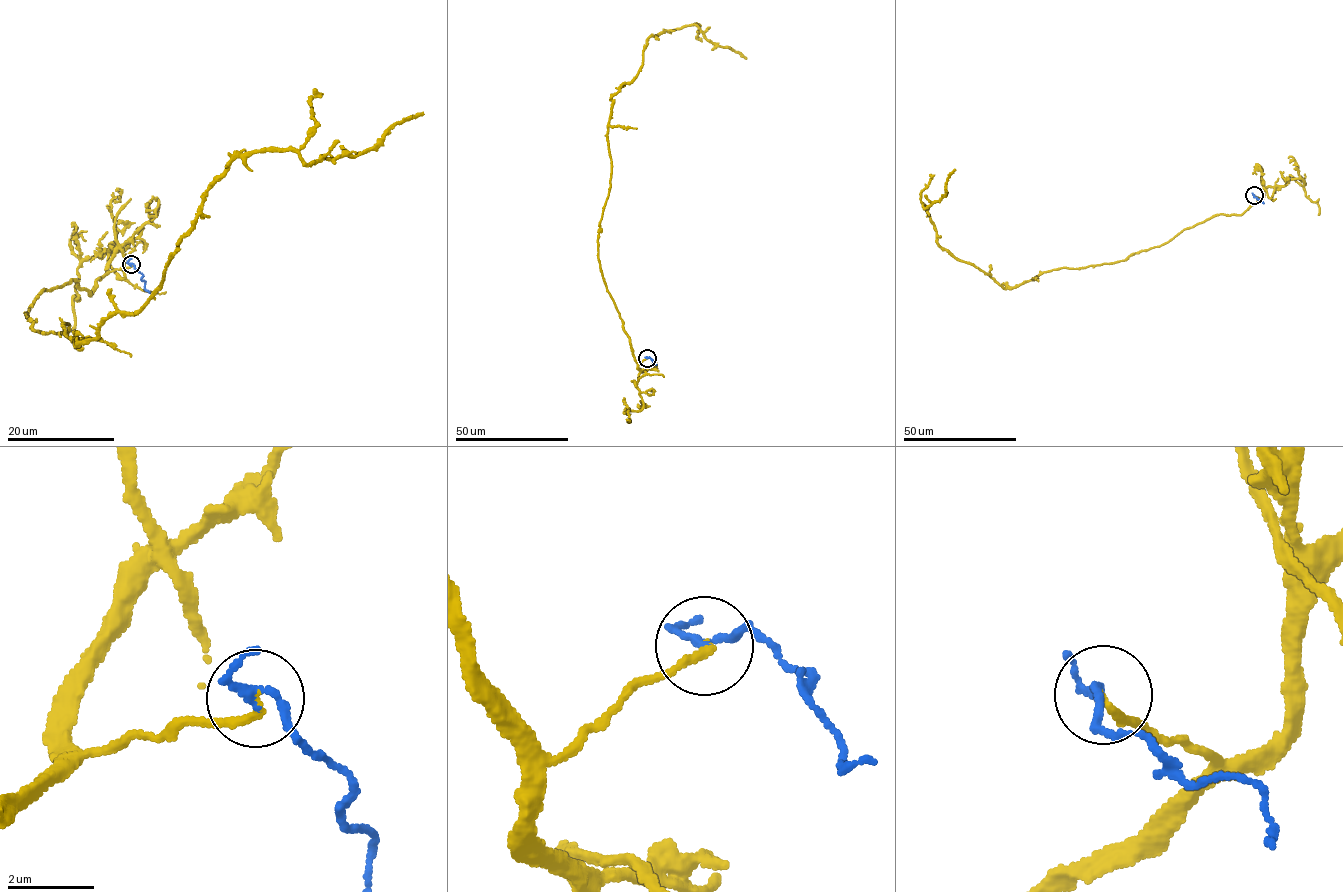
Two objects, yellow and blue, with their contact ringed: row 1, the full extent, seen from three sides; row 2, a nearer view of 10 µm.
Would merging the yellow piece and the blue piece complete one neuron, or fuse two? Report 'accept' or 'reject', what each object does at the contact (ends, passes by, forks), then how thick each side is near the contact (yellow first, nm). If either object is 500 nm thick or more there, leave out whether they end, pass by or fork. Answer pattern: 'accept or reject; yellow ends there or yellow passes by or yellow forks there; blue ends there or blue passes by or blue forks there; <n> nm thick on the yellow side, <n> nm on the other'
accept; yellow ends there; blue passes by; 180 nm thick on the yellow side, 160 nm on the other

